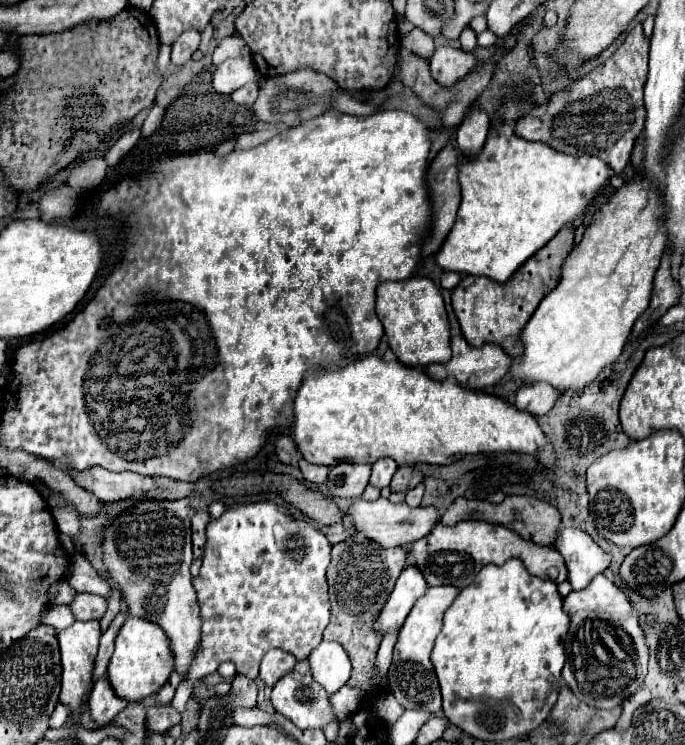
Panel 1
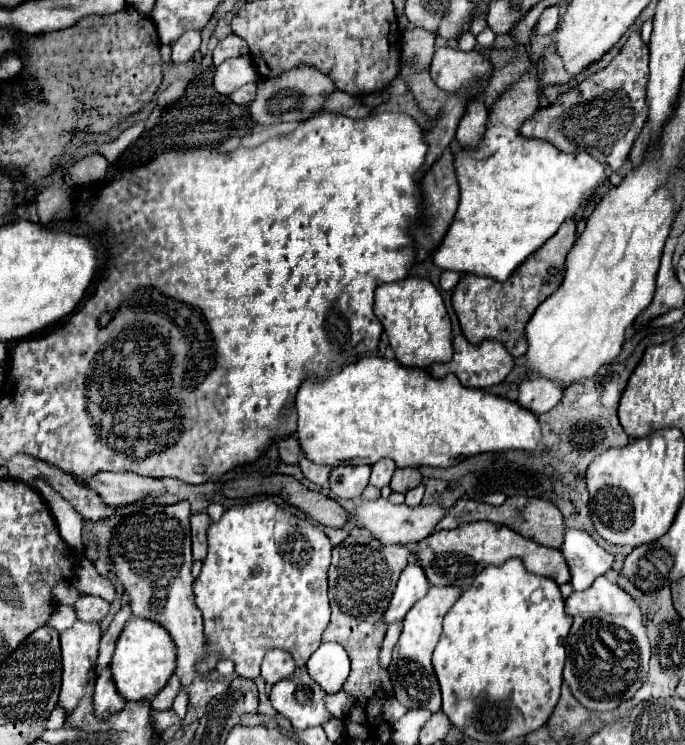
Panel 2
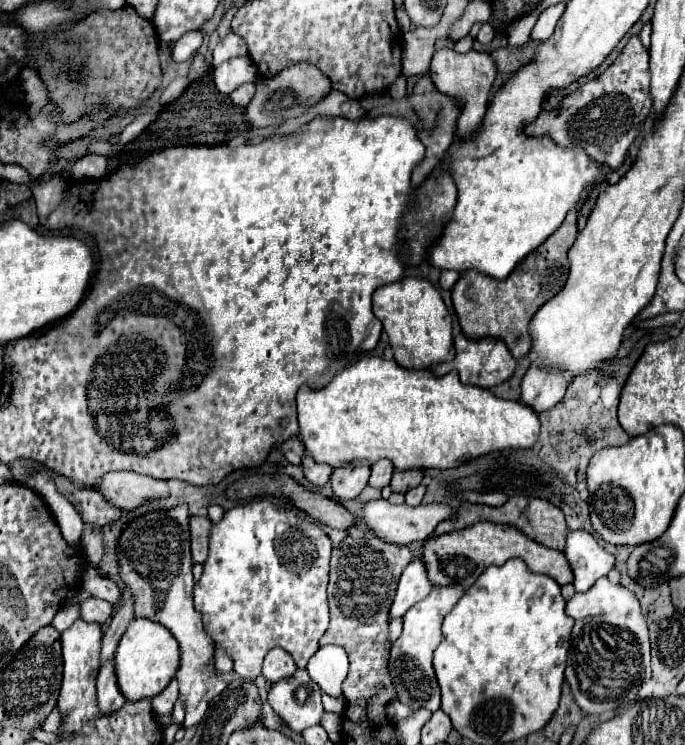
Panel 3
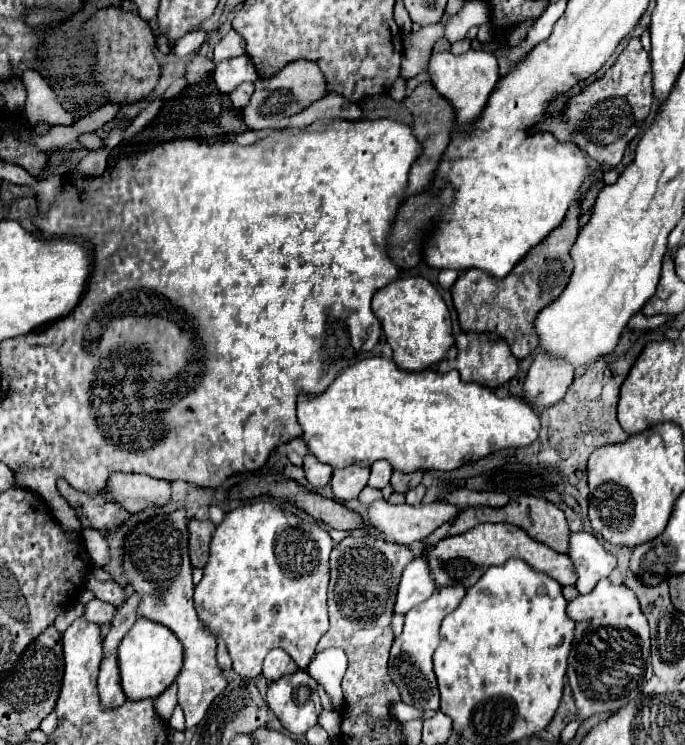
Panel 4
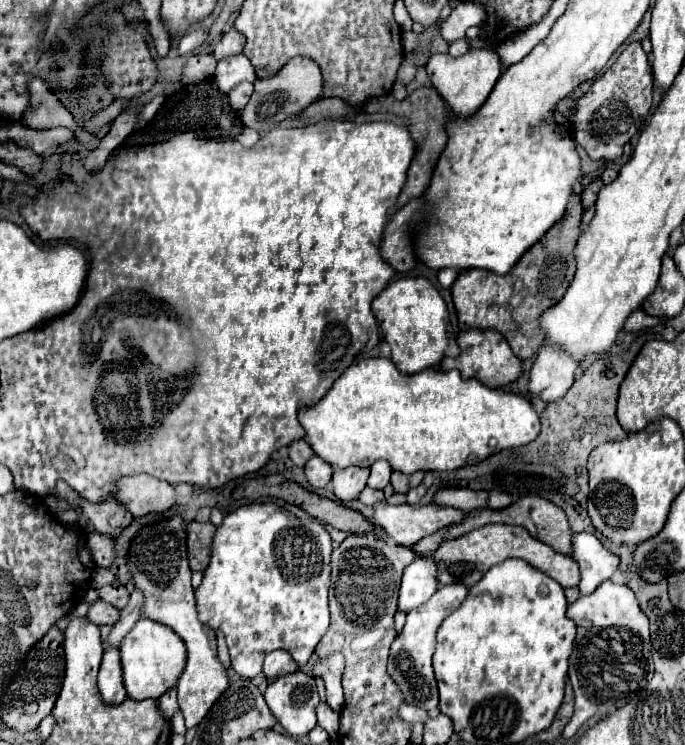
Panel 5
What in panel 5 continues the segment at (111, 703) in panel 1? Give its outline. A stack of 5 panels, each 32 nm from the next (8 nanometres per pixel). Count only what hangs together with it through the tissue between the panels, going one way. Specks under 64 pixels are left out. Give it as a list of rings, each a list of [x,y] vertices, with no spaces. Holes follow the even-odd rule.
[[[118,648],[104,650],[104,658],[100,664],[100,674],[98,674],[98,688],[106,704],[120,704],[126,698]]]

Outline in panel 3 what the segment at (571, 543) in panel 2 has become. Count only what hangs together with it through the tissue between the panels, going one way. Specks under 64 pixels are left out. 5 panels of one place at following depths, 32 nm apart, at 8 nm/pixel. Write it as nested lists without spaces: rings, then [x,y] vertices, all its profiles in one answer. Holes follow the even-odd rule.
[[[586,530],[568,532],[564,554],[572,564],[576,592],[586,592],[588,588],[592,588],[592,584],[598,578],[606,576],[616,562],[614,556],[608,554]]]

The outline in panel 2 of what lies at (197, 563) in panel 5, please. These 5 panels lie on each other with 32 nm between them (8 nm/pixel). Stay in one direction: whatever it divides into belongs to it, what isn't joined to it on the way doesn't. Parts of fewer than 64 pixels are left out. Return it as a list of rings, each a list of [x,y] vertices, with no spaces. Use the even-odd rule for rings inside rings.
[[[194,514],[190,518],[192,522],[192,554],[194,560],[204,560],[206,558],[206,530],[210,526],[208,514]]]

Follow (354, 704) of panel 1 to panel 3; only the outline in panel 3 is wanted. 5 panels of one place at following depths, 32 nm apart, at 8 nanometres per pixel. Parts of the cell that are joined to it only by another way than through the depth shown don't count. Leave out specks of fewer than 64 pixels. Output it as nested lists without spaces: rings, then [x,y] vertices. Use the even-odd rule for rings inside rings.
[[[322,692],[322,704],[324,704],[324,708],[328,710],[328,712],[336,712],[336,714],[344,714],[344,710],[346,710],[346,700],[344,700],[344,696],[340,696],[340,698],[330,698],[326,692]]]

